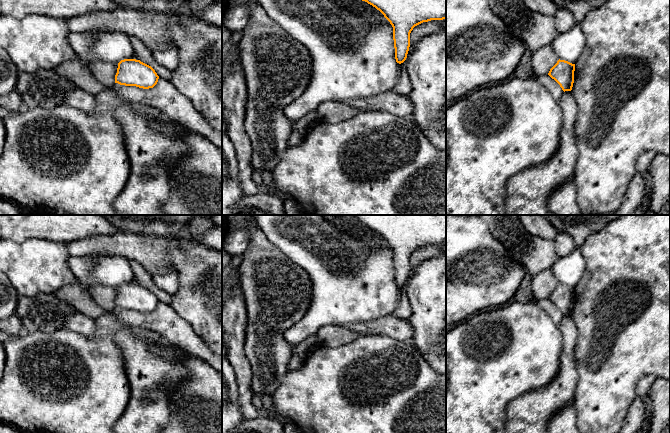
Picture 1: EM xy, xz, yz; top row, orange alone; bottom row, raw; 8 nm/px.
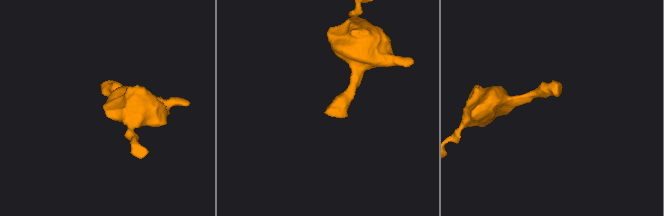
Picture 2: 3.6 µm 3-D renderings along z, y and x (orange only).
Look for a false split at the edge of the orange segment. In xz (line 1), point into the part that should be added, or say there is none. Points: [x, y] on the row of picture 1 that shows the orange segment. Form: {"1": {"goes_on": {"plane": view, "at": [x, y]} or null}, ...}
{"1": {"goes_on": null}}

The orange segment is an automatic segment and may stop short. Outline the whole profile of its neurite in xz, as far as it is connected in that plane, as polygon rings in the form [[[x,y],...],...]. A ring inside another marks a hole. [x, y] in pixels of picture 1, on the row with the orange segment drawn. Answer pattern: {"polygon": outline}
{"polygon": [[[362,0],[379,10],[393,27],[396,62],[401,64],[410,47],[410,33],[423,22],[446,19],[446,0]]]}

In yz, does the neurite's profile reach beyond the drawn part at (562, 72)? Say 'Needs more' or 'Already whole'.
Already whole

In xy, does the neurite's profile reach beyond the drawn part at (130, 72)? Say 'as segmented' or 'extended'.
as segmented

